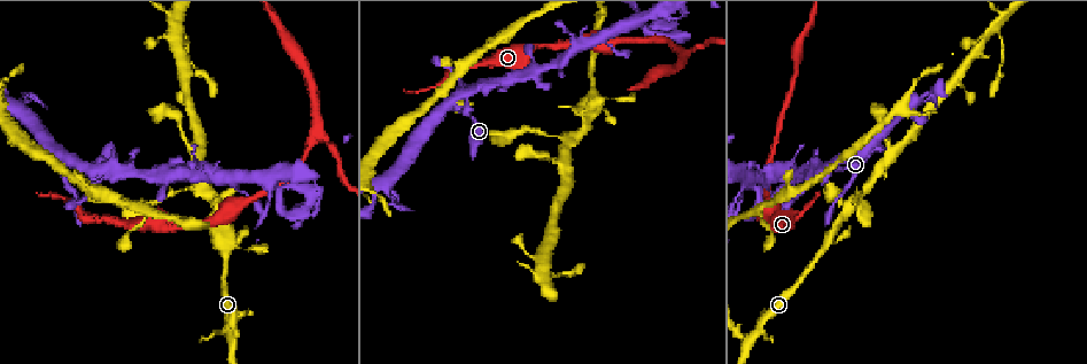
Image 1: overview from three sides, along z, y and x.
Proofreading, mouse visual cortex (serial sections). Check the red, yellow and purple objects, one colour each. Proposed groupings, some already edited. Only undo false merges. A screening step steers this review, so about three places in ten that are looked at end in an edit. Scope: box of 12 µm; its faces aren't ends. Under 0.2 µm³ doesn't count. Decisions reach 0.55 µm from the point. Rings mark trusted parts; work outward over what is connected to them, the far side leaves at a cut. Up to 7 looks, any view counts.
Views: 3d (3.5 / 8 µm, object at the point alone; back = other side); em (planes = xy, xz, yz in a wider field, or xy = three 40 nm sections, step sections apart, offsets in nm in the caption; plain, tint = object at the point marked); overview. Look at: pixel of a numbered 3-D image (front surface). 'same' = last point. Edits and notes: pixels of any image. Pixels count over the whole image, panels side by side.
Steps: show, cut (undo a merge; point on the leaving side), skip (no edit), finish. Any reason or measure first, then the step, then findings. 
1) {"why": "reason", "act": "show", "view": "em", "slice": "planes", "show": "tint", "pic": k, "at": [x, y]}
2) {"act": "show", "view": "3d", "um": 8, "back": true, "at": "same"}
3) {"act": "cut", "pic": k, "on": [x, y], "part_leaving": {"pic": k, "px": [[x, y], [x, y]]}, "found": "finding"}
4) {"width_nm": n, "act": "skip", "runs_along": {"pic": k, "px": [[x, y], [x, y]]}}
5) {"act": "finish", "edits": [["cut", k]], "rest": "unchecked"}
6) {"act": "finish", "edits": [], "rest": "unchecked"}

{"why": "narrows sharply", "act": "show", "view": "3d", "um": 3.5, "pic": 1, "at": [11, 104]}

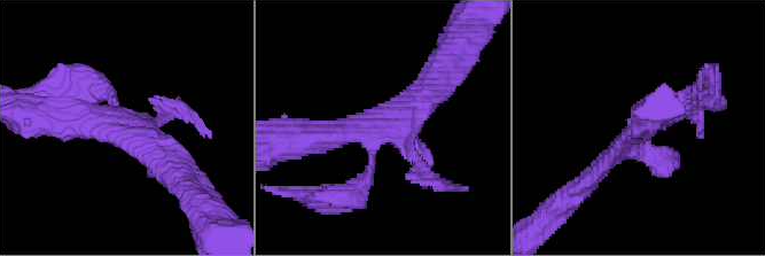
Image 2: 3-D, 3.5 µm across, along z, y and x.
{"act": "show", "view": "em", "slice": "xy", "step": 2, "show": "tint", "pic": 2, "at": [379, 133]}

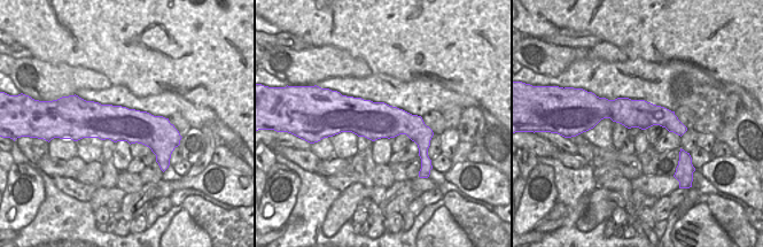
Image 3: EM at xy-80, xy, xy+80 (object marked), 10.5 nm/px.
{"act": "show", "view": "em", "slice": "planes", "show": "tint", "at": "same"}

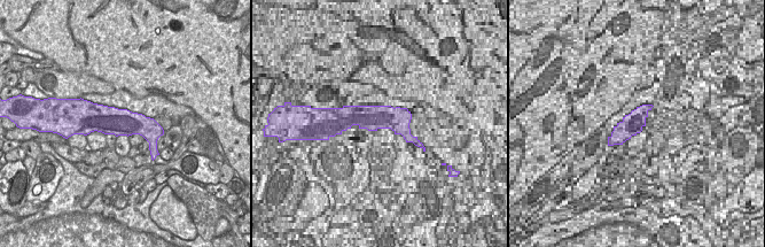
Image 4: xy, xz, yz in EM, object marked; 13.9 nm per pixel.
{"act": "skip", "runs_along": {"pic": 4, "px": [[86, 116], [137, 123], [157, 131]]}, "found": "continuous, no second cell"}

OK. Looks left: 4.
{"why": "two arms in line, one across", "act": "show", "view": "3d", "um": 3.5, "pic": 1, "at": [990, 29]}

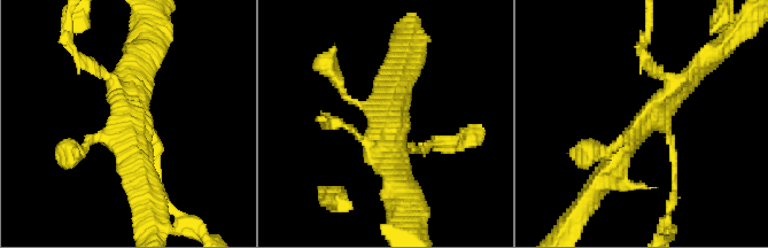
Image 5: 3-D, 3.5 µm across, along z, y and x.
{"act": "show", "view": "em", "slice": "xy", "step": 3, "show": "tint", "pic": 5, "at": [648, 122]}

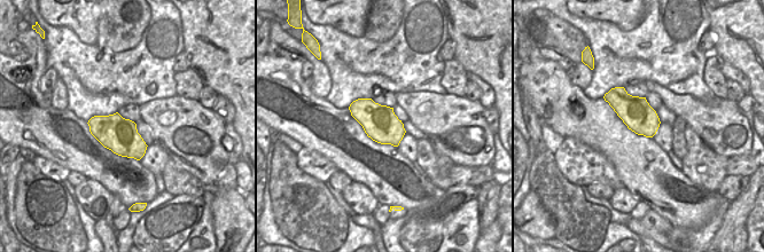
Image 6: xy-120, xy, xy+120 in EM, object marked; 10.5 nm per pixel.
{"act": "skip", "runs_along": {"pic": 5, "px": [[599, 185], [696, 68]]}, "found": "all the same cell"}

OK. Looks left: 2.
{"why": "sharp bend", "act": "show", "view": "3d", "um": 3.5, "pic": 1, "at": [774, 141]}

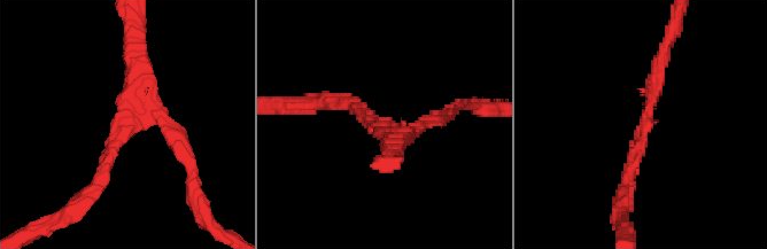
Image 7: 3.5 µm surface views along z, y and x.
{"arms": 3, "arm_widths_nm": [150, 200, 200], "why": "need the tissue", "act": "show", "view": "em", "slice": "planes", "show": "tint", "pic": 7, "at": [382, 127]}

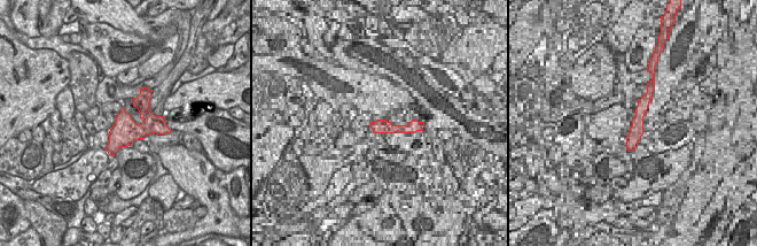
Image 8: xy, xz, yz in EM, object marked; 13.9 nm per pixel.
{"width_nm": 380, "act": "skip", "runs_along": {"pic": 7, "px": [[622, 189], [643, 140], [664, 52]]}, "found": "one cell here"}

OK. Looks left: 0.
{"act": "finish", "edits": [], "rest": "unchecked"}

